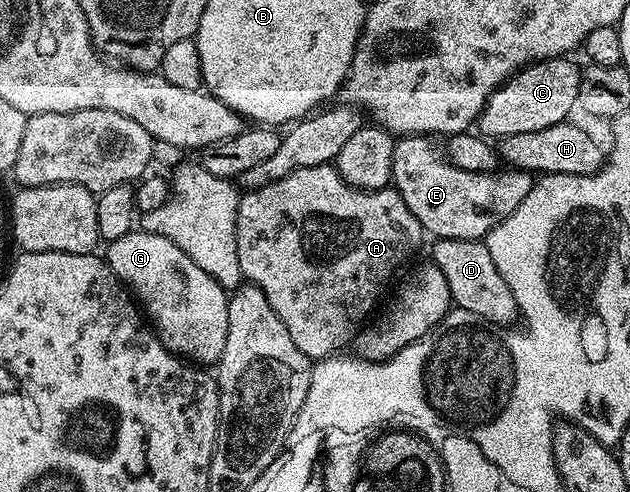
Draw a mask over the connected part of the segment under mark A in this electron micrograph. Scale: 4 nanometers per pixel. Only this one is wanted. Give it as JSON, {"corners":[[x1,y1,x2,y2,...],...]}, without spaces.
{"corners":[[335,164,319,165,318,167,302,167,274,183,266,183,266,187,247,190,240,198,238,215,236,216,236,255,235,264,240,264,240,273,245,282,259,287,266,295,270,307,274,307,274,315,282,319,286,331,290,331,290,339,298,346,302,355,319,359,328,357,331,353,339,351,343,345,351,346,354,338,360,330,365,328,366,322,373,316,372,308,380,297,380,292,392,281,392,276,411,259,420,245,420,240,425,240,426,234,423,227,414,219,414,211,406,207,406,199,394,187,382,189,351,189,345,181,340,178]]}

